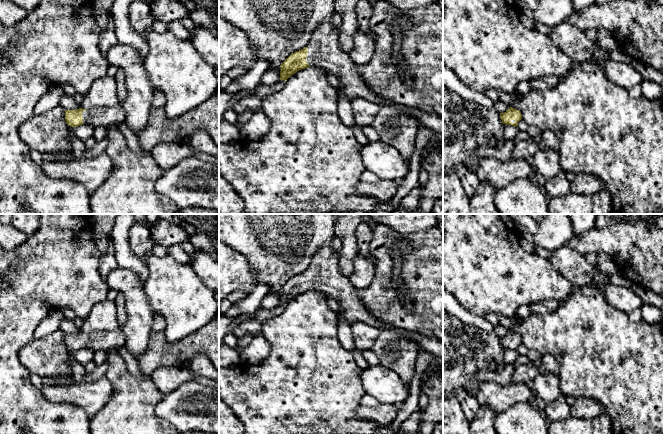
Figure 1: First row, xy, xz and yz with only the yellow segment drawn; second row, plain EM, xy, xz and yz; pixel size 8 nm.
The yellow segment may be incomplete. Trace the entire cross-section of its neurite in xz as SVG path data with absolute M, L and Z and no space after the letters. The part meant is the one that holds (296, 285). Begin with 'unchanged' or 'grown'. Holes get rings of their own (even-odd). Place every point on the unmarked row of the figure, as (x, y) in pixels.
grown | M331 245L319 248L312 257L310 268L292 277L280 289L280 304L285 304L299 294L310 290L320 291L334 298L341 313L349 325L356 322L367 323L379 330L388 330L401 334L415 341L420 352L434 354L438 361L443 362L443 341L435 337L428 337L416 332L394 327L376 319L363 304L348 277L339 270L339 252L335 252Z

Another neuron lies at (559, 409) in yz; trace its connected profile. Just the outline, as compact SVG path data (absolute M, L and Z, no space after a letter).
M561 394L558 399L546 404L543 414L548 422L567 419L571 415L571 407L566 401L566 396Z

